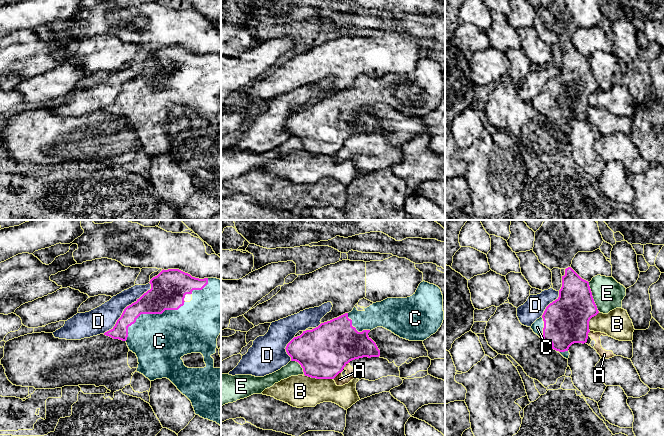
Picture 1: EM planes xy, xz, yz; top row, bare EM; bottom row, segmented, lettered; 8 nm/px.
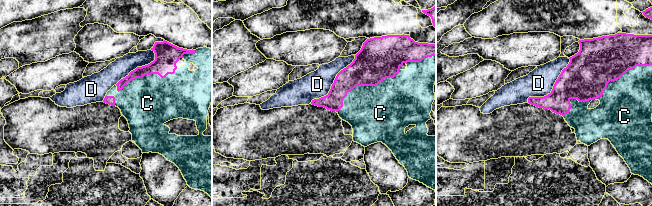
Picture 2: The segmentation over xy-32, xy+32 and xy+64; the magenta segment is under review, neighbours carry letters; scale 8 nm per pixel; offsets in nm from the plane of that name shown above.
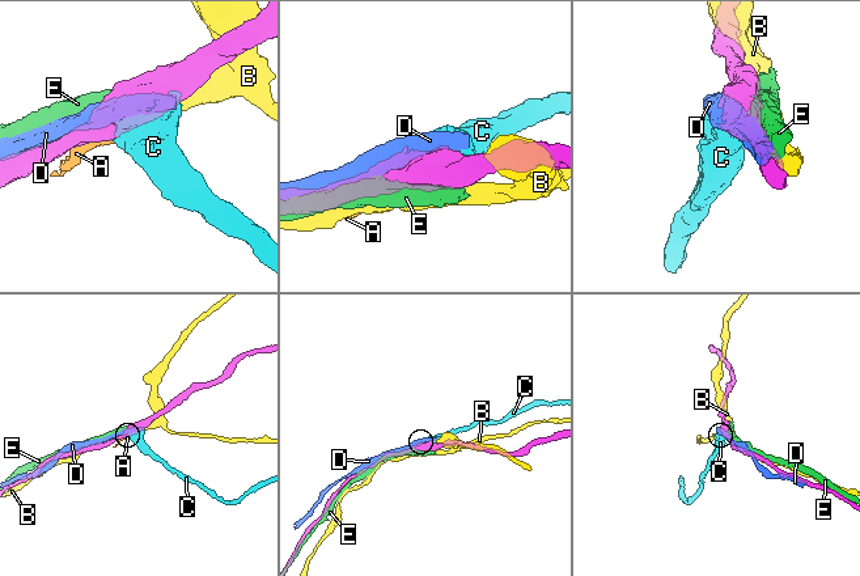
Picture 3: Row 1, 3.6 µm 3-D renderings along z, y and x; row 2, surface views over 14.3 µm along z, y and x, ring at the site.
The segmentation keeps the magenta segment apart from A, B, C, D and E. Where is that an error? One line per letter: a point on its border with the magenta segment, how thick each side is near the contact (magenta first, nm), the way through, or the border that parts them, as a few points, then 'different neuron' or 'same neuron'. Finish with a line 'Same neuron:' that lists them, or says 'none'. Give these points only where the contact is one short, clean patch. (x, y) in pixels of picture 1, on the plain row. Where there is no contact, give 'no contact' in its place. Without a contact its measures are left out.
A: xz (337, 150) | 420/80 nm | different neuron
B: xz (319, 154) | 420/260 nm | different neuron
C: xy (150, 89) | 280/440 nm | same neuron
D: xy (126, 83) | 200/200 nm | different neuron
E: yz (592, 73) | 340/240 nm | different neuron
Same neuron: C

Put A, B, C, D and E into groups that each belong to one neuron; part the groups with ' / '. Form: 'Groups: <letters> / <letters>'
Groups: A / B / C / D / E

